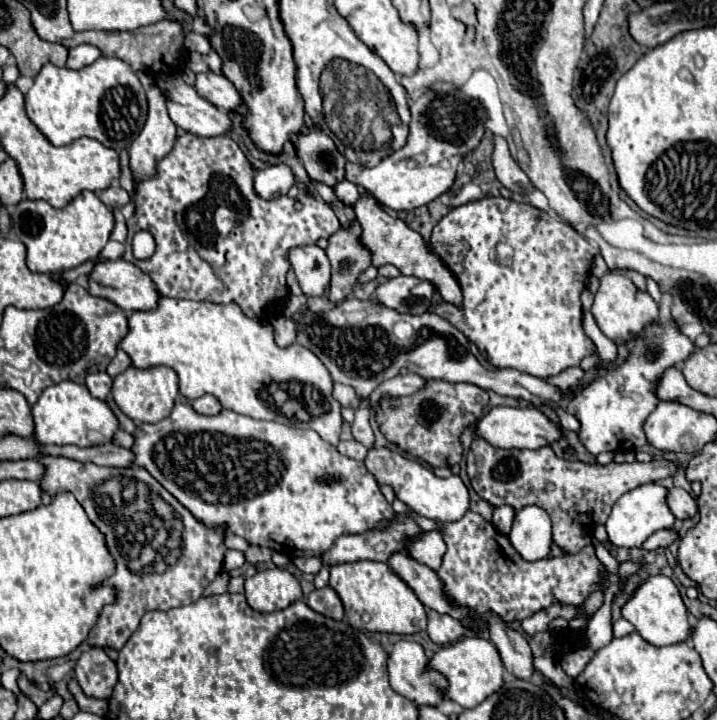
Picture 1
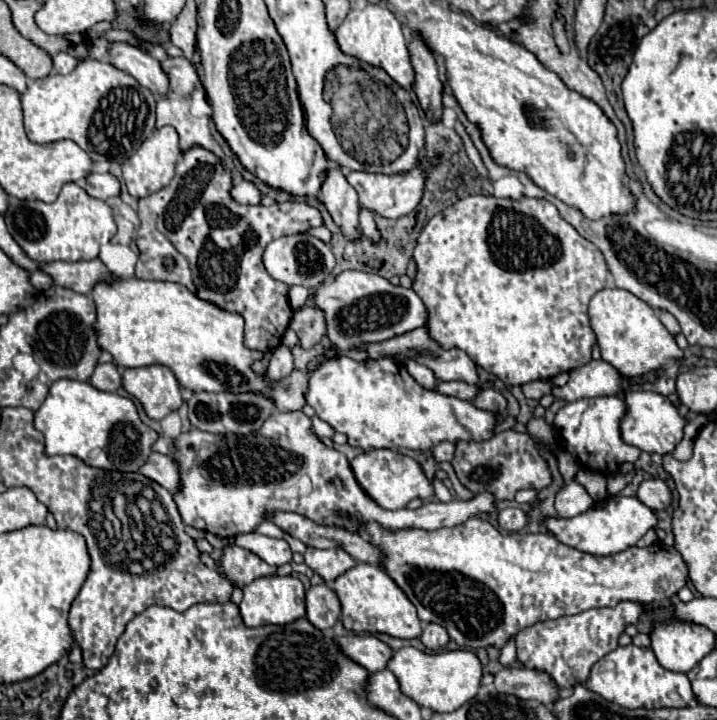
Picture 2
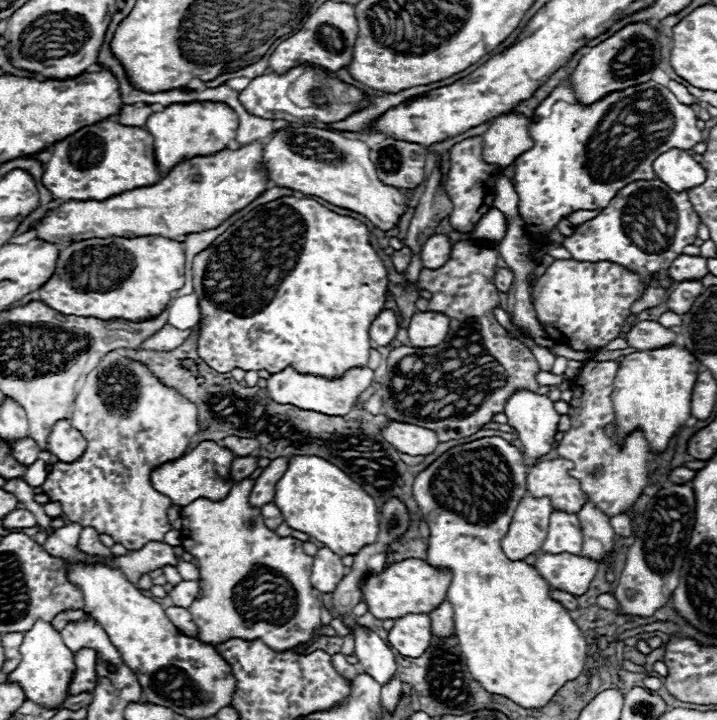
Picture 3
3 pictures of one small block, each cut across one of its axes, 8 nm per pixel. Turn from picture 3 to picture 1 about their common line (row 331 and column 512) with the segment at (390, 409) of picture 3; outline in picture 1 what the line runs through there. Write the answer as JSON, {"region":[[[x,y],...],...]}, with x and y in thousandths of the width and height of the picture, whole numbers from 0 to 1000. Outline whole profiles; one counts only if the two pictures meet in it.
{"region":[[[661,608],[650,633],[650,658],[669,692],[686,703],[711,700],[717,708],[725,708],[736,700],[759,706],[773,725],[773,753],[789,769],[803,769],[826,753],[823,744],[812,744],[812,731],[828,733],[831,728],[842,728],[854,703],[868,686],[895,672],[940,661],[940,656],[943,644],[926,639],[909,639],[904,644],[851,642],[848,647],[834,647],[778,636],[767,619],[756,619],[750,625],[697,625],[672,608]]]}

